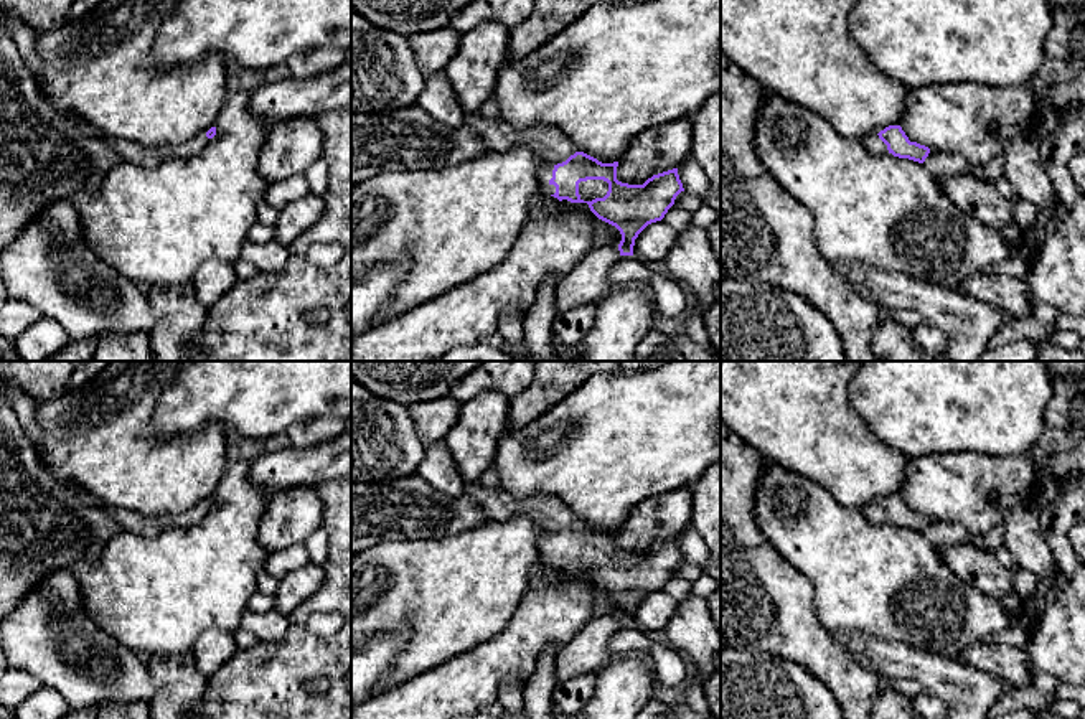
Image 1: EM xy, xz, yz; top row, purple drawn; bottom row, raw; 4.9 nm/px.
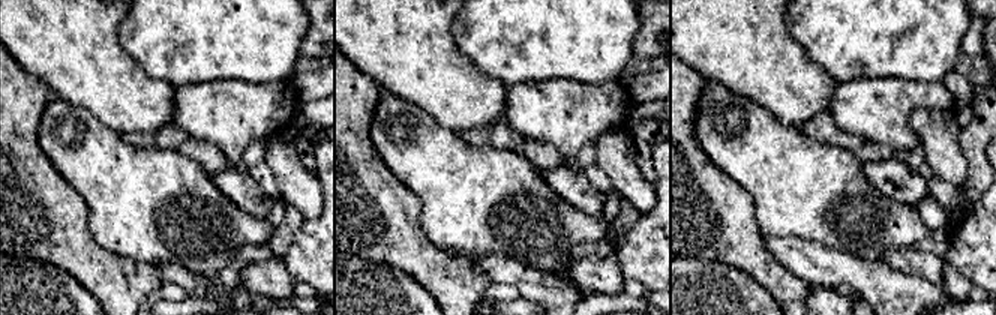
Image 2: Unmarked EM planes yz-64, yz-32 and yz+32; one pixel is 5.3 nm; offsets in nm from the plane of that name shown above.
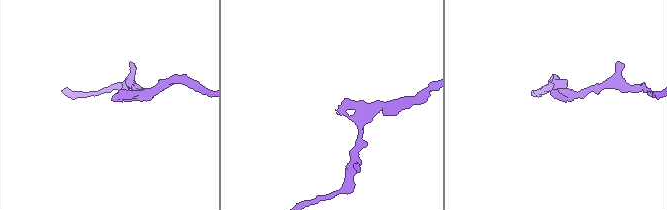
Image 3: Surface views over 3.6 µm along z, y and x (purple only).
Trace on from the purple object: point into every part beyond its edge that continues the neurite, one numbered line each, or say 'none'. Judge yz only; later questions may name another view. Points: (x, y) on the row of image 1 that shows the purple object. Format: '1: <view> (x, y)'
1: yz (873, 144)

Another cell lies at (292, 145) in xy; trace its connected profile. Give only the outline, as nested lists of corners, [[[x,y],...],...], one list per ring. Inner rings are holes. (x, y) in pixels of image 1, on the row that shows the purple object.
[[[292,117],[269,124],[259,155],[259,173],[269,183],[303,175],[323,155],[323,134],[313,117]]]

